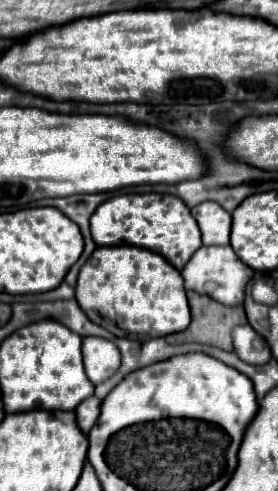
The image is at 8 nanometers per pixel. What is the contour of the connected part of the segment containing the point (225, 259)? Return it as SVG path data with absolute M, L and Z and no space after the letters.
M202 245L190 257L186 267L182 269L186 289L208 295L208 297L212 297L212 299L216 299L224 305L240 305L244 301L244 289L246 289L248 281L252 279L252 275L254 275L254 271L236 257L236 253L232 251L230 245L226 245L226 247L206 247L206 245Z

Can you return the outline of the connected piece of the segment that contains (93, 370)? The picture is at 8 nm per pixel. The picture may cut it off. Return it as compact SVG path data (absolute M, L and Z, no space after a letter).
M84 337L82 357L86 375L94 385L112 377L120 367L120 351L112 341L106 341L102 337Z

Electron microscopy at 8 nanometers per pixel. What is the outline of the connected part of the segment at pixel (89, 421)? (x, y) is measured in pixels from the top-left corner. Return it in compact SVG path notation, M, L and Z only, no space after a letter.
M94 395L88 397L74 409L74 413L76 413L76 421L78 421L80 429L84 429L84 433L88 433L92 429L92 425L96 423L96 417L100 415L100 399Z

